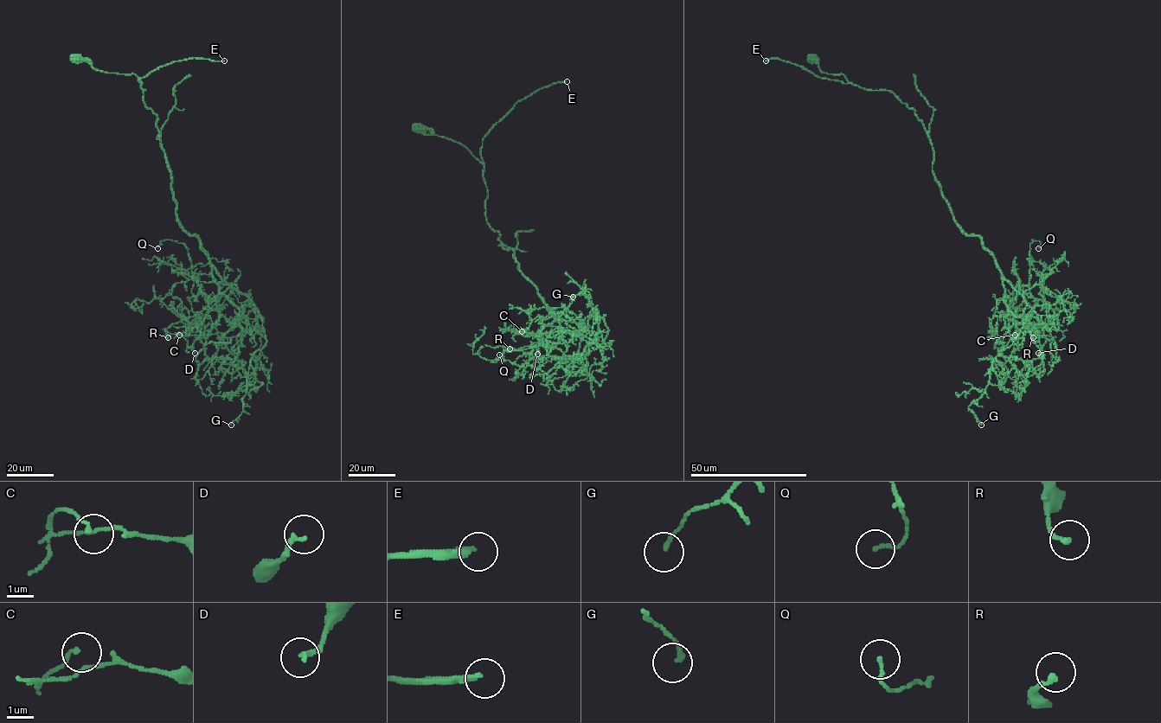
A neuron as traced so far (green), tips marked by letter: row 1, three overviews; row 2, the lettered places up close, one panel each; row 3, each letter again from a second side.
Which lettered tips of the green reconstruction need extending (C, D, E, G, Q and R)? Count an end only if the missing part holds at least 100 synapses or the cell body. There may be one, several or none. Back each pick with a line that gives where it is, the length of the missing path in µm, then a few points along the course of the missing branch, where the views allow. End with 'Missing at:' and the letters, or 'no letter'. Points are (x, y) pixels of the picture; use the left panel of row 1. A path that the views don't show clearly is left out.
E: (224, 60) | 160 µm | (224, 60), (323, 79), (335, 67), (298, 79), (266, 74), (265, 66), (286, 54), (283, 42)
Missing at: E

